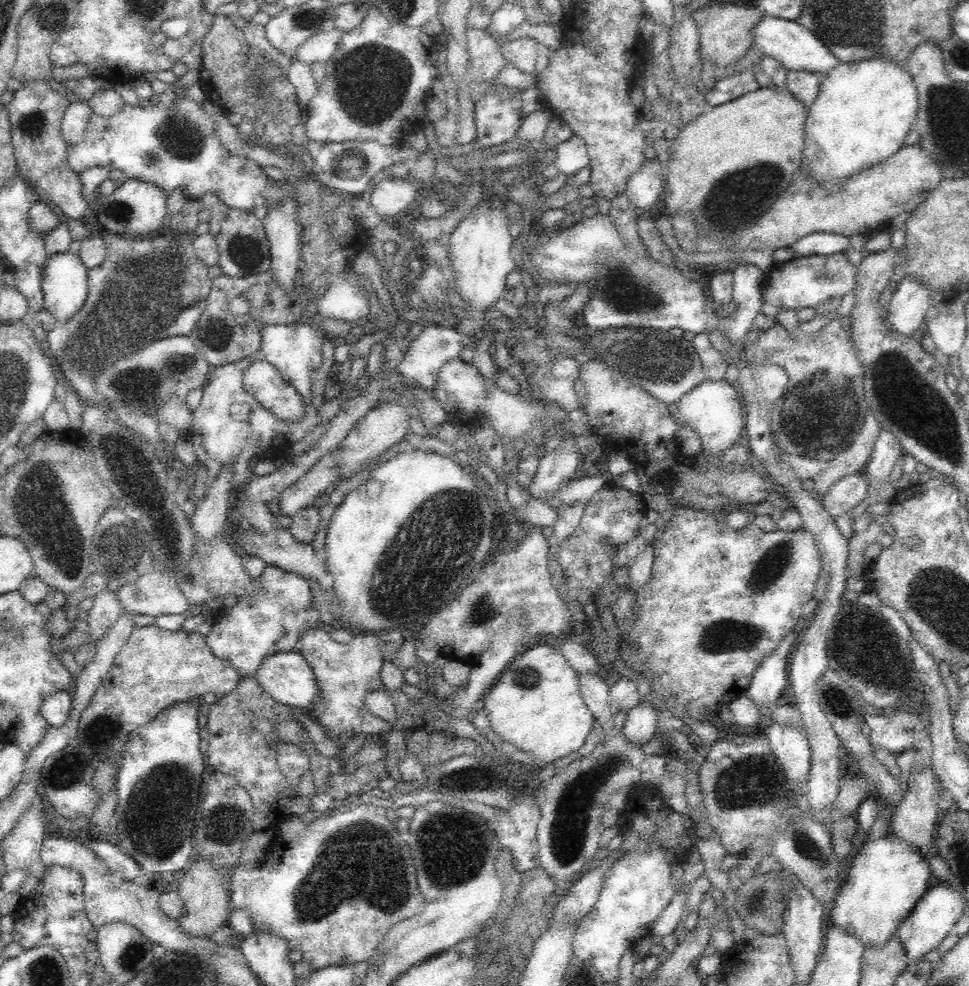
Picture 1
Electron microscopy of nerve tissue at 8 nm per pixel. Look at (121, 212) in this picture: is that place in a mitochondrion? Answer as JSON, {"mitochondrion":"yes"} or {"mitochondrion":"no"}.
{"mitochondrion":"yes"}

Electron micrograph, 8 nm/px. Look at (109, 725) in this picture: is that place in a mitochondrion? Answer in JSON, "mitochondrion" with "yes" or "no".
{"mitochondrion":"yes"}

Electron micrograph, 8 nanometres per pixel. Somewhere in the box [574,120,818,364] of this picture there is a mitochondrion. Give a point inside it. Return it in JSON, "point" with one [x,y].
{"point":[615,285]}

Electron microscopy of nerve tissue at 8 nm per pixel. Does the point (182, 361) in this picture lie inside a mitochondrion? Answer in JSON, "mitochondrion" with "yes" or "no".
{"mitochondrion":"yes"}

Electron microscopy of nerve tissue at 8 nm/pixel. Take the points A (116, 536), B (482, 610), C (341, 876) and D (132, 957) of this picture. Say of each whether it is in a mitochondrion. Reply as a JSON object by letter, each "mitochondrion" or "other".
{"A":"mitochondrion","B":"mitochondrion","C":"mitochondrion","D":"mitochondrion"}

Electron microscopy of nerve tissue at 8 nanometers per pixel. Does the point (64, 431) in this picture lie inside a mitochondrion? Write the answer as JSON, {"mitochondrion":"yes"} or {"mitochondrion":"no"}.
{"mitochondrion":"no"}

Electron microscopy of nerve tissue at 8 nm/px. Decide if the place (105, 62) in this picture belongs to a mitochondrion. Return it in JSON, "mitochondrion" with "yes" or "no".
{"mitochondrion":"no"}

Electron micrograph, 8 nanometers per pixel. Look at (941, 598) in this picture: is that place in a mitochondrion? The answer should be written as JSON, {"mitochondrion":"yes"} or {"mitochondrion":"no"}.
{"mitochondrion":"yes"}

